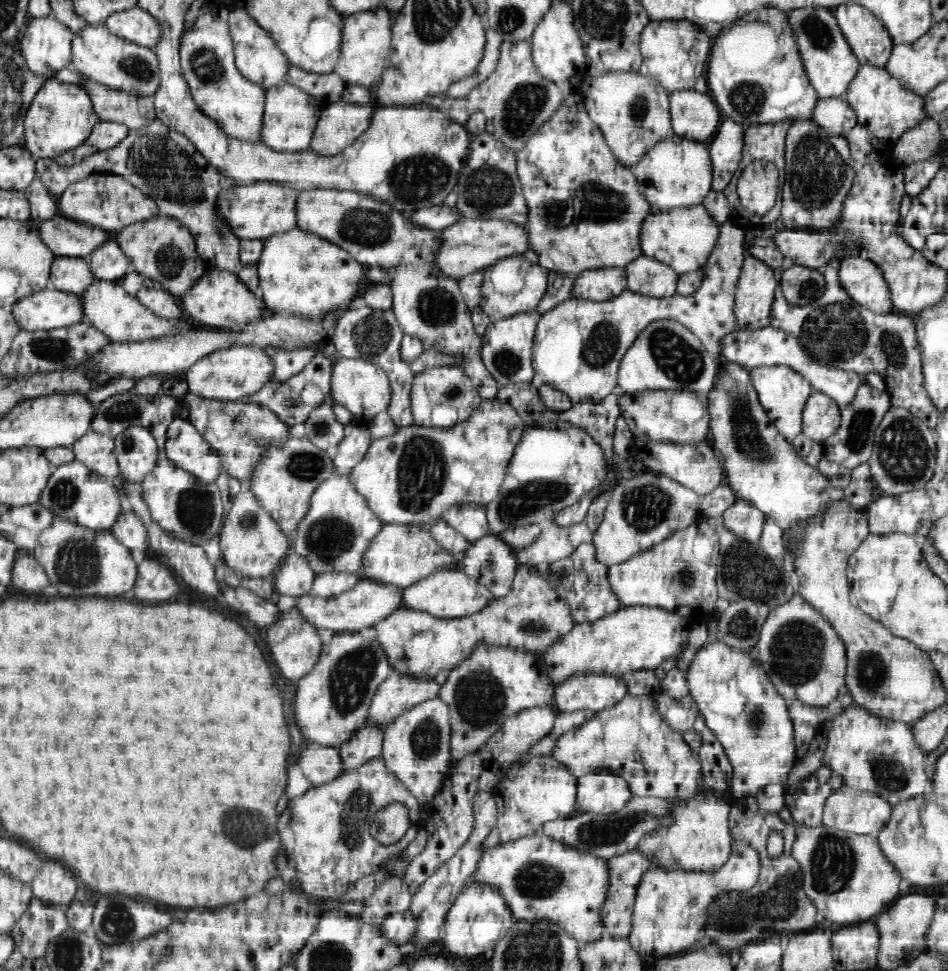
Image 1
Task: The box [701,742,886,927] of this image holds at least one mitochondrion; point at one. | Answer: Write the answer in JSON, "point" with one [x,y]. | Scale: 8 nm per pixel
{"point":[833,862]}

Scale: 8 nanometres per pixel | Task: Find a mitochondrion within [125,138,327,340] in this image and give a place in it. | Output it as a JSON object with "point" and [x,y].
{"point":[169,261]}

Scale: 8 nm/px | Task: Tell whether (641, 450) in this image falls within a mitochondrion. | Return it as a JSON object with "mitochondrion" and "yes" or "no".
{"mitochondrion":"no"}

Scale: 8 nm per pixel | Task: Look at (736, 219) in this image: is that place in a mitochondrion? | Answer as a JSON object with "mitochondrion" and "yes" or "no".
{"mitochondrion":"no"}

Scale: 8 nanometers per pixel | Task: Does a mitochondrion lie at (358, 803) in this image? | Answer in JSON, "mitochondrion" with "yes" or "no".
{"mitochondrion":"yes"}

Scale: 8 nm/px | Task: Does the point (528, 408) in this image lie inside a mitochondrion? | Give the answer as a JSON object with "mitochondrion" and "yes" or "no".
{"mitochondrion":"no"}

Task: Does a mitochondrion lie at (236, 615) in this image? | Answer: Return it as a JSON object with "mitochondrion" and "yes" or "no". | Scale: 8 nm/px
{"mitochondrion":"no"}

